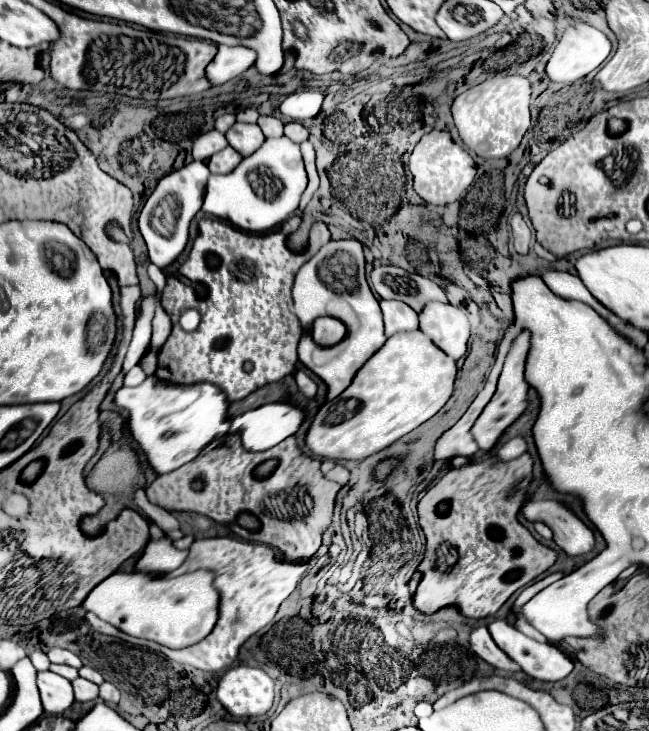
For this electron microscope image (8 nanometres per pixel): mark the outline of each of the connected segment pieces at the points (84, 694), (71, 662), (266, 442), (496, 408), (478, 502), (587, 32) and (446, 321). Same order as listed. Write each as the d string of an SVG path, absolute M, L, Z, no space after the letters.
M76 678L76 680L72 680L72 688L74 688L74 698L78 702L90 702L90 700L98 698L98 686L92 684L90 680Z
M52 648L52 650L48 652L48 658L50 658L50 662L54 662L54 664L68 664L68 666L74 666L74 668L80 668L80 666L82 666L80 658L78 658L74 652L64 650L64 648Z
M256 408L232 420L232 434L240 434L242 444L250 452L274 448L302 426L302 410L296 408Z
M524 330L512 344L508 356L506 356L506 362L504 362L504 368L502 368L502 374L500 374L500 380L498 380L498 390L494 394L494 398L490 400L490 404L484 408L484 412L480 414L480 418L476 420L476 424L472 426L472 436L474 440L478 442L480 450L488 452L496 446L496 442L500 440L500 436L506 432L506 428L510 428L528 408L528 382L524 378L524 366L526 366L526 356L528 356L528 344L530 344L530 334L528 330Z
M524 454L508 462L500 462L496 456L492 456L482 462L470 462L460 470L450 470L436 486L426 492L418 504L420 526L426 534L426 554L418 566L422 580L414 596L414 606L420 612L434 614L444 606L456 606L468 618L492 616L518 588L536 580L556 562L556 550L538 544L532 532L518 522L520 506L526 500L530 482L534 480L532 468L532 454Z
M576 24L576 26L570 26L564 36L560 38L552 58L548 60L548 66L546 66L546 74L552 82L562 82L562 84L572 84L580 78L584 78L586 74L590 74L592 70L596 70L610 54L612 50L612 44L608 40L608 36L600 30L596 30L594 26L590 24Z
M428 302L420 312L420 330L454 360L468 350L470 326L464 326L464 314L452 304Z

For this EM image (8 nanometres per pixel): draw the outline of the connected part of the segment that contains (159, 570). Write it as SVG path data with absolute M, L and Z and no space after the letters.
M164 534L160 540L150 540L138 558L134 572L144 574L168 574L176 570L184 560L188 552L180 552L168 534Z

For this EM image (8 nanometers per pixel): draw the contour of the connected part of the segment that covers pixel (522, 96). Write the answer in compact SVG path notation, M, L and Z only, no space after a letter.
M496 76L464 94L452 104L454 124L462 142L482 158L506 158L512 154L530 128L530 80L524 76Z

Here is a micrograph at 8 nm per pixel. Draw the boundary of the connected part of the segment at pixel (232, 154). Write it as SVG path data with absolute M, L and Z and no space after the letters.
M226 146L224 150L216 152L208 160L208 168L210 168L212 174L228 174L228 172L232 172L240 164L240 160L242 160L242 156L234 148Z

